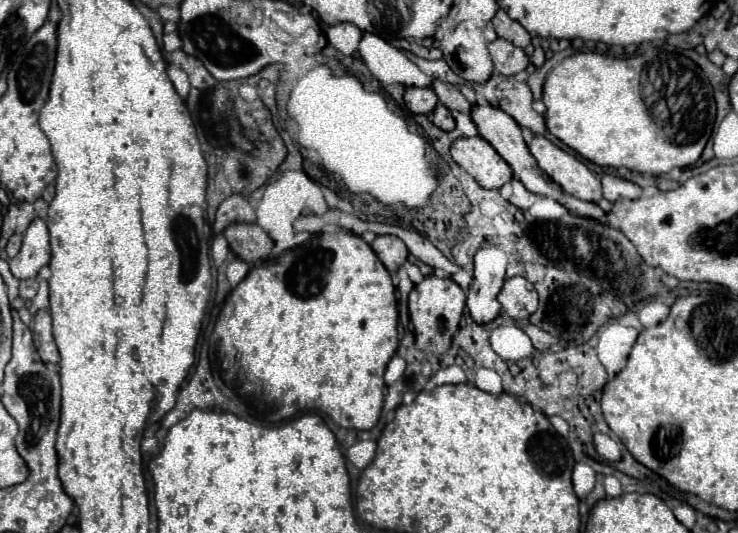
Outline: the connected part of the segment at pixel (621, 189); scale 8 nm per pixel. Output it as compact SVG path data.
M600 175L600 181L602 181L602 191L604 191L604 197L608 201L624 201L624 199L638 199L642 189L632 183L632 181L626 181L622 177L614 177L614 175Z

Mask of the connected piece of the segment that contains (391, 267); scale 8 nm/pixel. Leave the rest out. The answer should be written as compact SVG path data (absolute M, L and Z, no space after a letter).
M378 235L372 243L372 249L388 271L396 271L408 259L408 247L404 247L404 241L396 239L394 235Z

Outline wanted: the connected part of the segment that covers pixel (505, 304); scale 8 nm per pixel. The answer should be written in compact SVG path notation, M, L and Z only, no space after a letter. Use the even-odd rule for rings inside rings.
M510 277L504 281L502 291L498 293L502 309L516 321L528 319L538 309L538 293L534 285L524 277Z

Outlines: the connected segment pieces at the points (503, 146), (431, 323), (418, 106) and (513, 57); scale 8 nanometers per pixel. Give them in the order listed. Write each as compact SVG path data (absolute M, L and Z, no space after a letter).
M478 103L478 105L472 107L472 121L474 121L476 129L478 129L478 135L480 135L482 139L486 139L486 141L496 149L496 153L512 167L514 175L522 181L522 185L524 185L528 191L538 193L538 195L552 197L554 201L558 201L560 205L564 205L572 215L580 215L580 217L600 217L600 215L604 215L604 211L602 211L596 203L580 201L580 199L576 199L576 197L566 195L566 193L538 167L536 159L534 159L534 157L530 155L530 151L528 151L528 145L526 145L526 141L524 141L524 137L522 137L520 125L518 125L508 113L500 111L500 107L492 107L490 103Z
M428 275L420 283L414 285L410 291L410 319L414 323L414 335L416 335L416 345L428 355L446 355L452 345L452 337L458 331L460 317L464 313L466 305L466 293L464 289L454 283L450 277L436 277Z
M410 87L410 89L406 89L404 101L406 101L406 105L412 113L422 113L422 115L432 113L438 105L438 97L430 87L422 87L422 89Z
M506 39L492 41L488 45L488 49L490 49L492 61L494 61L494 69L500 71L502 75L516 75L516 73L524 71L530 63L526 53Z

